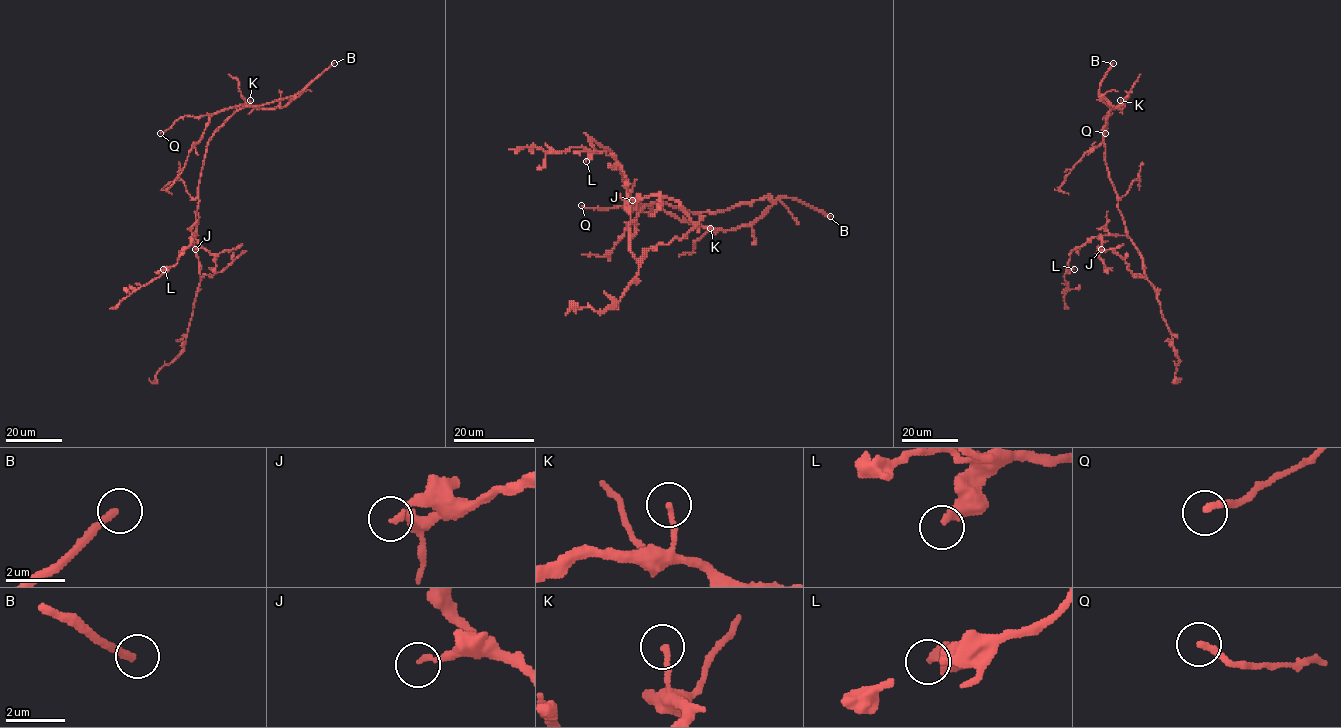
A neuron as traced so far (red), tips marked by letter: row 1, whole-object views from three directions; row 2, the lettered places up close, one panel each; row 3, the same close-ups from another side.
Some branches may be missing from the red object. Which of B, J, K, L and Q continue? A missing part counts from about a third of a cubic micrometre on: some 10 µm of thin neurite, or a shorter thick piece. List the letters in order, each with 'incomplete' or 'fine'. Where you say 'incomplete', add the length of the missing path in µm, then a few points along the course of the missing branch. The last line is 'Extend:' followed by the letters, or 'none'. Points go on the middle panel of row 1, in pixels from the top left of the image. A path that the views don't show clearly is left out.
B: incomplete; missing 140 µm
J: fine
K: incomplete; missing 15 µm; course (710, 228), (694, 227), (686, 234), (671, 238)
L: fine
Q: fine
Extend: B, K

